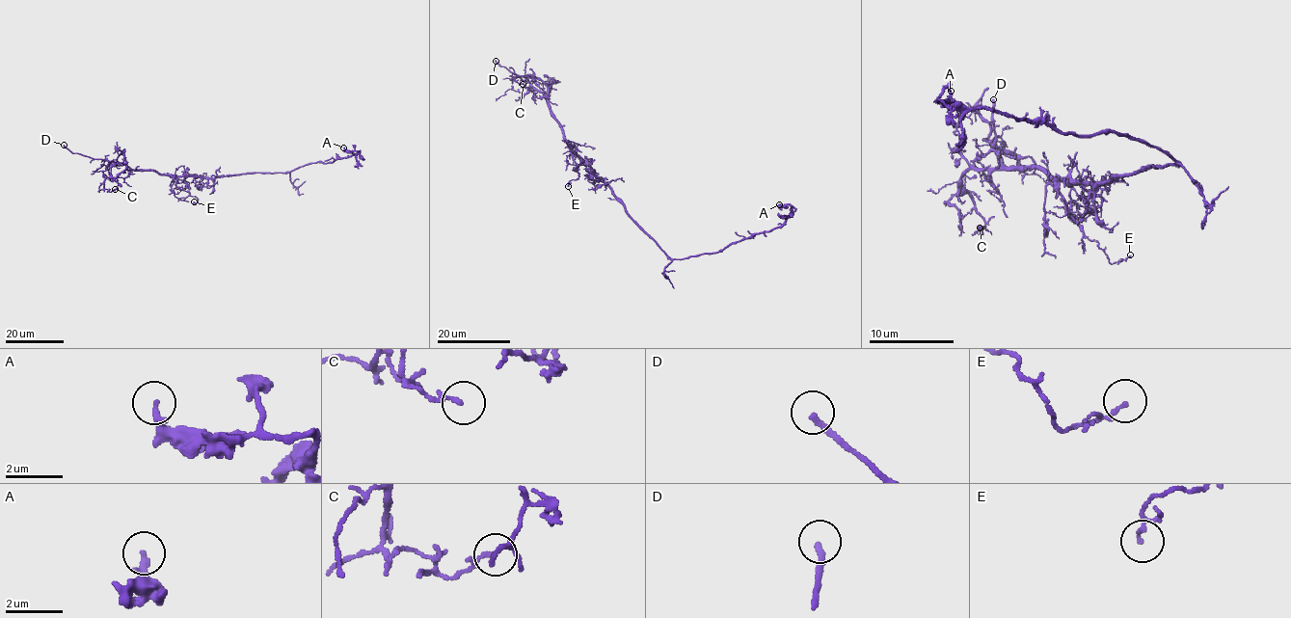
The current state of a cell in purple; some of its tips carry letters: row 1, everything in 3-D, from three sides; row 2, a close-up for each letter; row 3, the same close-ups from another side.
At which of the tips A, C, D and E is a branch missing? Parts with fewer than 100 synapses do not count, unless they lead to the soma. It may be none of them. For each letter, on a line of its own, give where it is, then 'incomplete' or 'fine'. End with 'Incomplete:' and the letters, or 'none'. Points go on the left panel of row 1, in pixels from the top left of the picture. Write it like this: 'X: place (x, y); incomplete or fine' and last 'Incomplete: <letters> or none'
A: place (343, 147); fine
C: place (115, 189); fine
D: place (64, 145); incomplete
E: place (194, 201); fine
Incomplete: D

